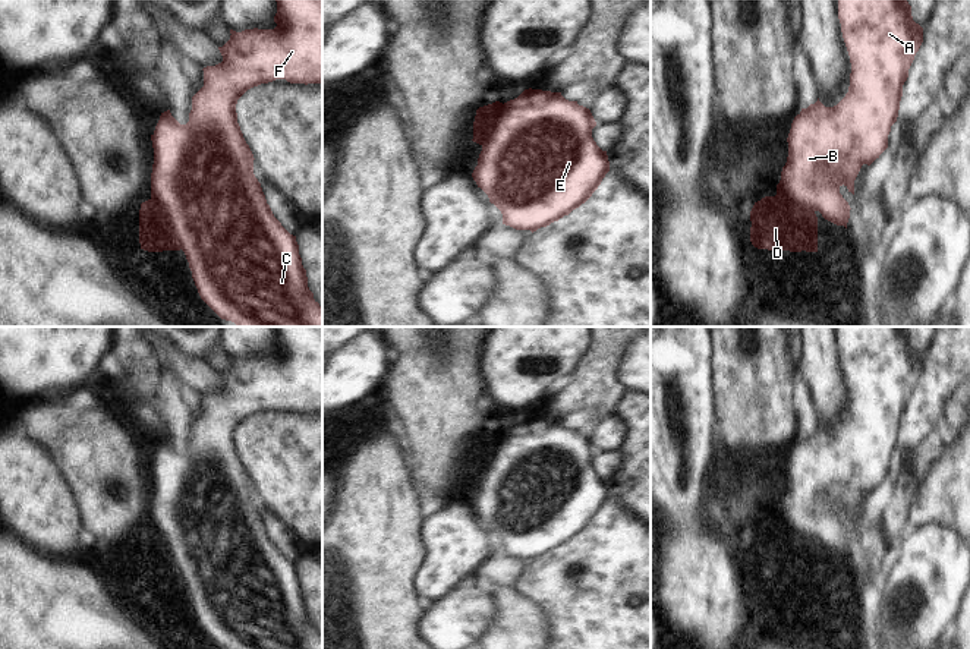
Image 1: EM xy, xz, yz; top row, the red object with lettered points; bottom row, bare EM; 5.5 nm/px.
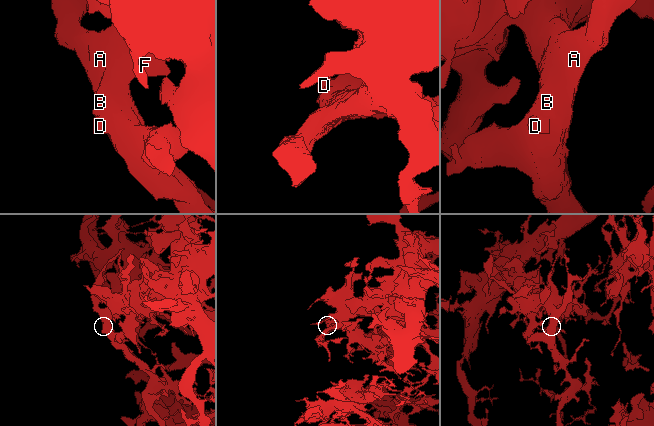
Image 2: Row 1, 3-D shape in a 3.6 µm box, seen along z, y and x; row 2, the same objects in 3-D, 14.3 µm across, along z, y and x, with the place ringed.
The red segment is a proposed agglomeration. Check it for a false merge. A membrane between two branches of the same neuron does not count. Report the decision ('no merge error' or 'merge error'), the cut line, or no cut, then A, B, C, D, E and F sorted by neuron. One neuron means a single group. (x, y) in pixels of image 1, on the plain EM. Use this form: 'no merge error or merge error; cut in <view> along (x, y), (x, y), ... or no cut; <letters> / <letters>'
no merge error; no cut; A B C D E F

